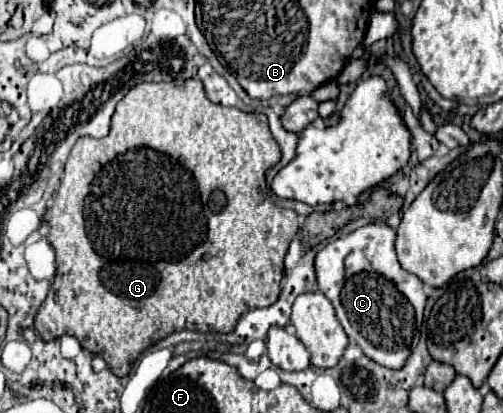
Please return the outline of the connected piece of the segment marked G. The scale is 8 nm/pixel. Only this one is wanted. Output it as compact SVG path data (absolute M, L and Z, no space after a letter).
M180 79L170 83L140 83L132 87L128 95L116 105L110 123L110 133L104 139L80 137L76 141L66 161L66 173L60 183L58 197L54 197L52 207L44 215L44 221L48 225L48 241L56 251L58 269L50 293L40 306L34 321L34 327L42 341L52 341L56 337L62 337L64 333L74 335L84 349L88 349L94 355L100 355L116 377L126 377L130 369L118 369L118 367L132 367L144 349L164 339L172 331L190 329L200 333L210 333L210 331L230 333L236 327L236 321L242 313L246 313L248 309L272 305L280 295L280 279L284 275L284 255L288 251L290 241L300 231L296 211L280 209L268 199L266 169L270 169L278 161L280 161L280 147L268 129L268 117L264 113L244 113L240 109L222 107L208 101L202 81Z

